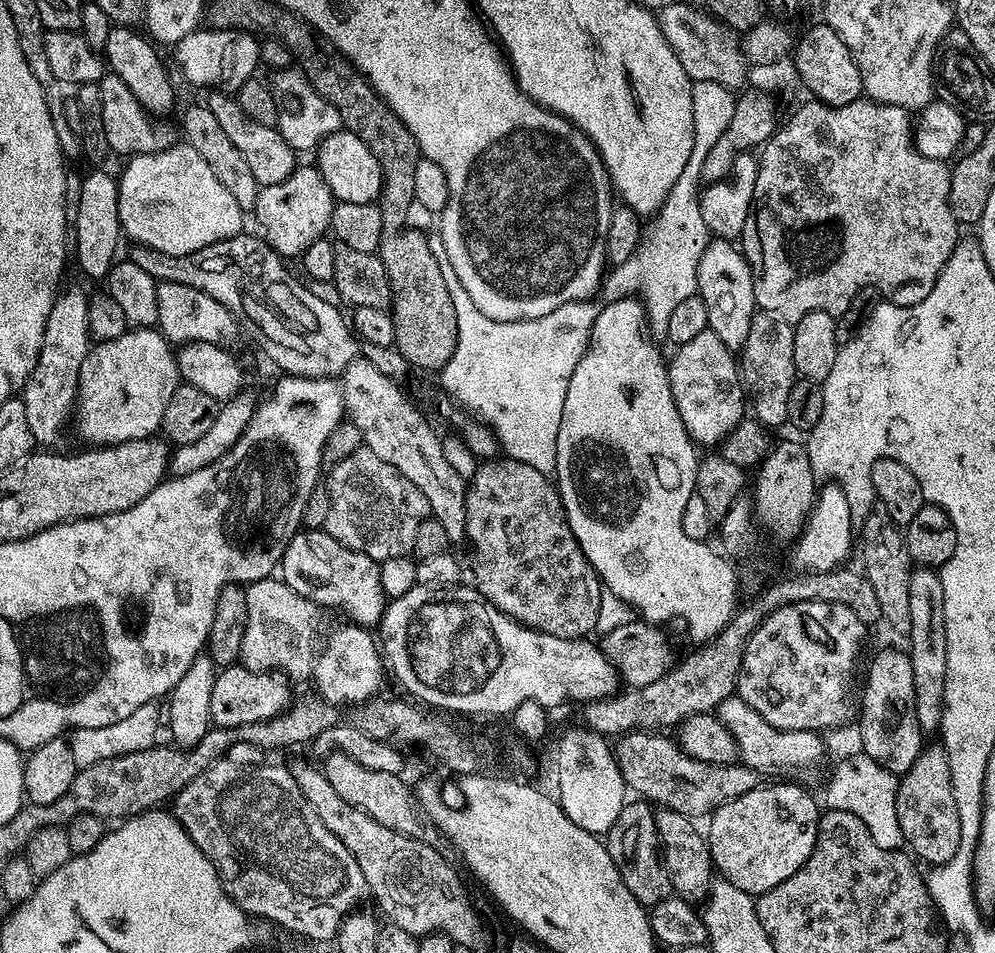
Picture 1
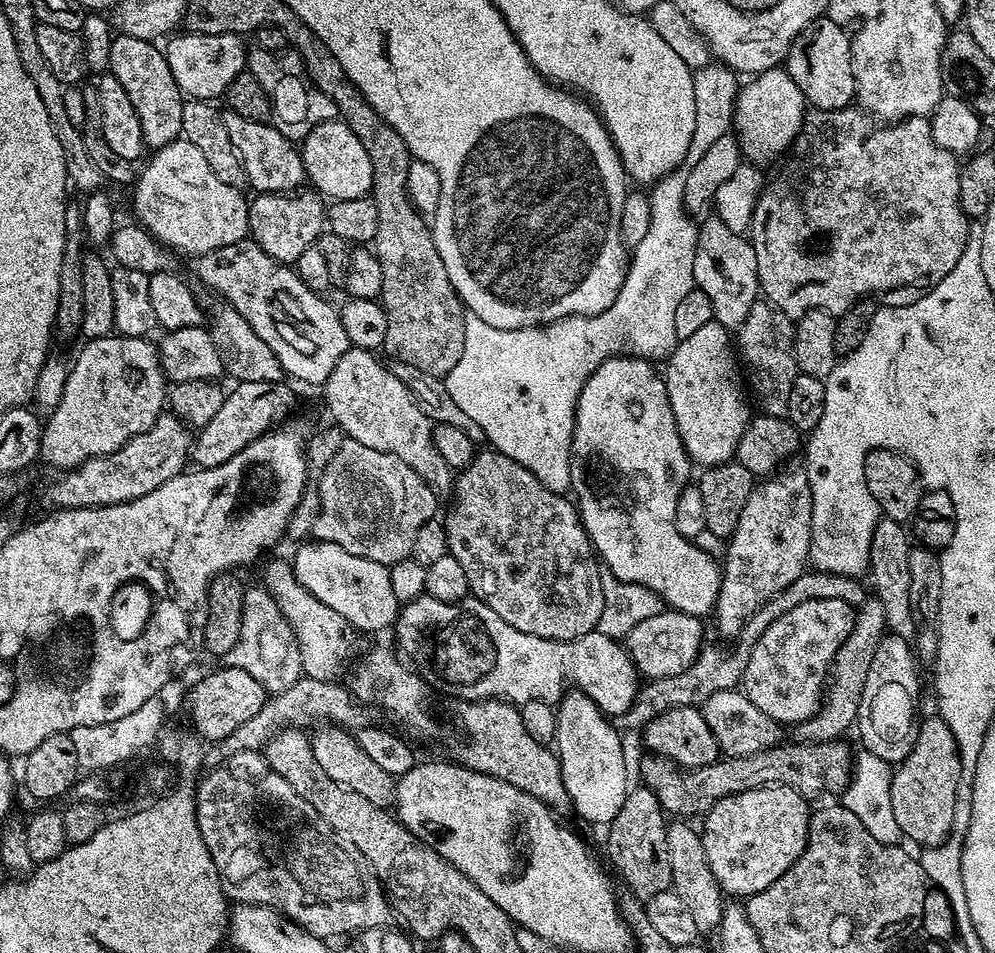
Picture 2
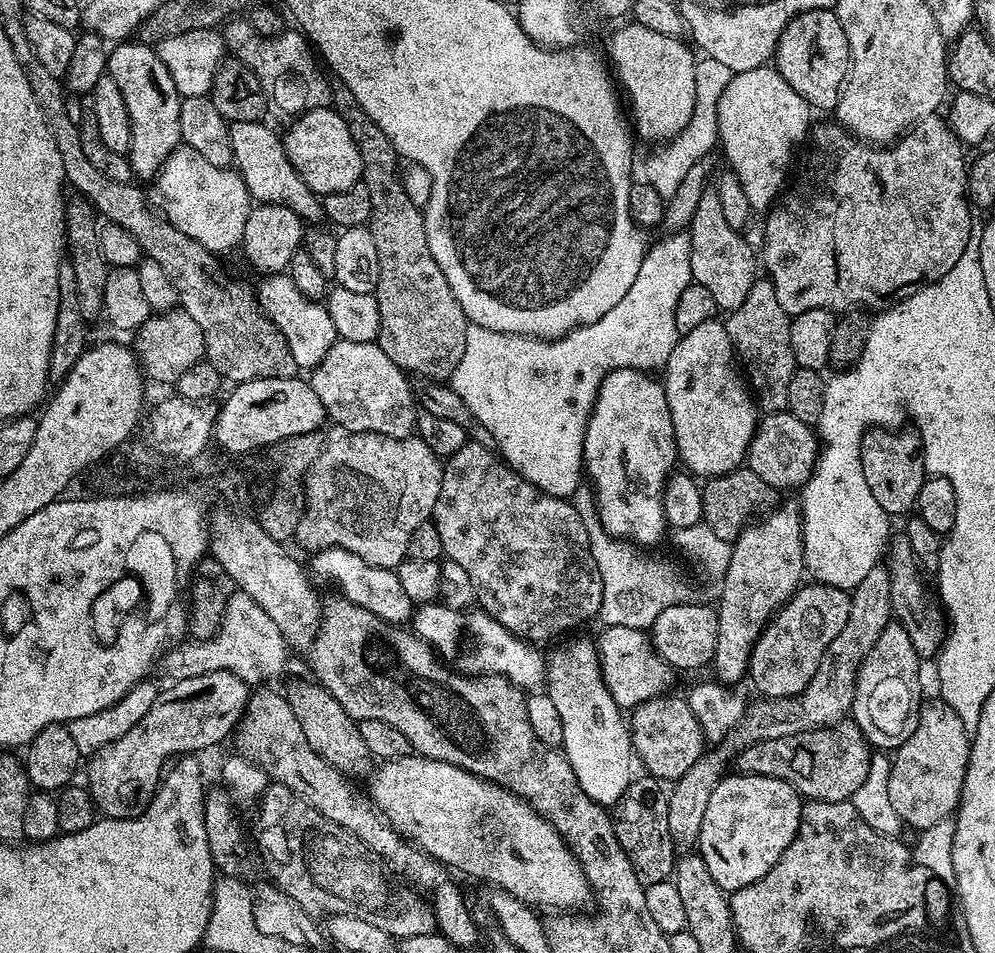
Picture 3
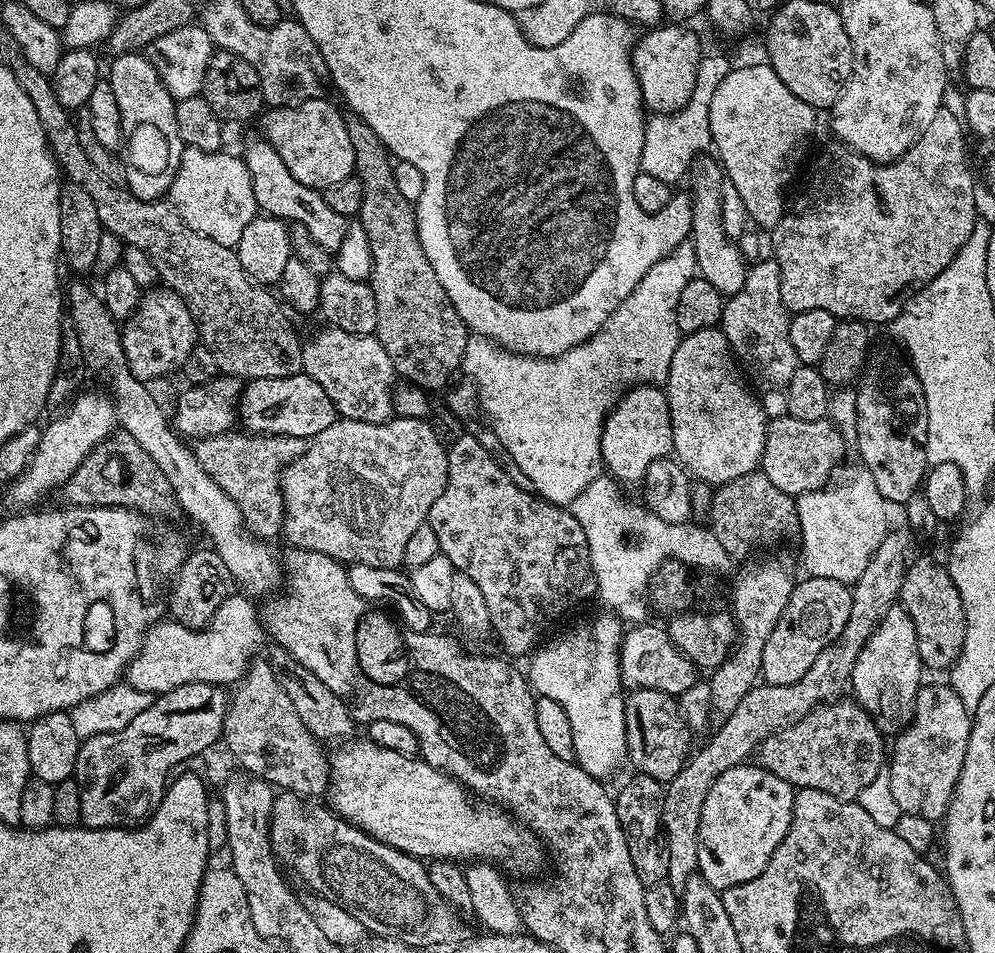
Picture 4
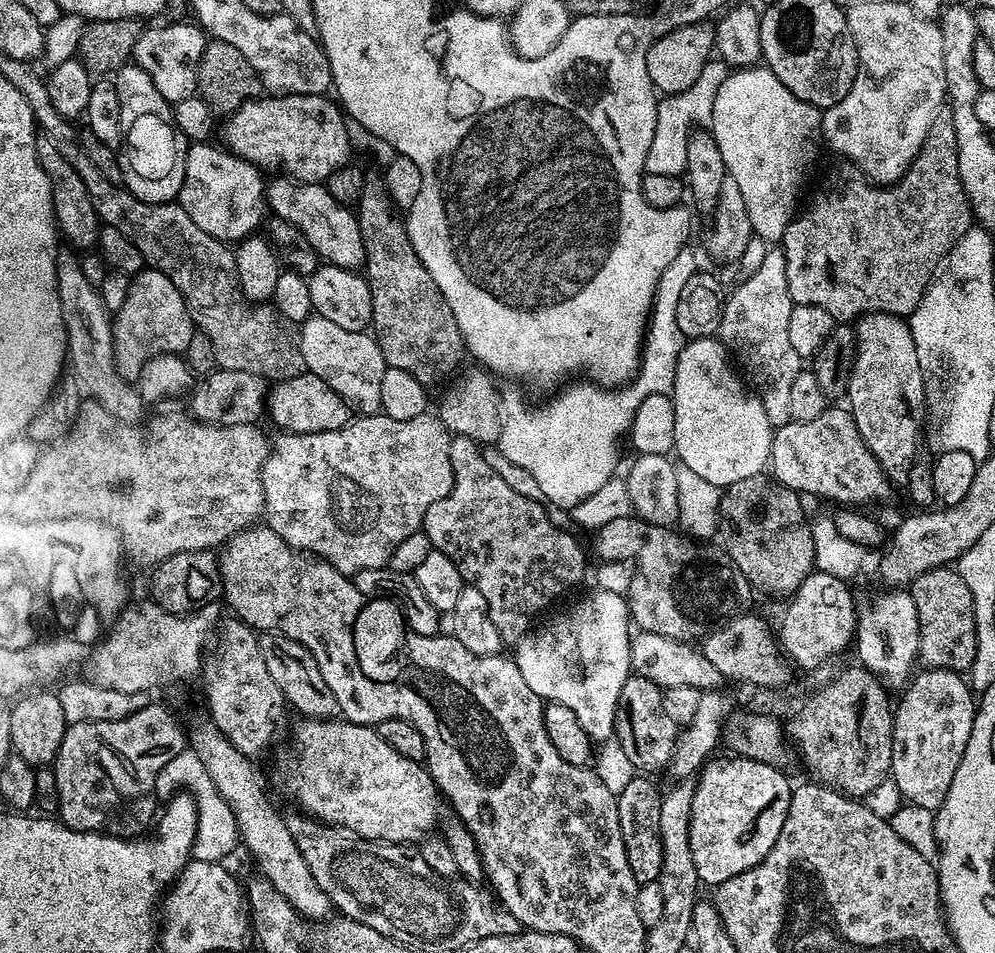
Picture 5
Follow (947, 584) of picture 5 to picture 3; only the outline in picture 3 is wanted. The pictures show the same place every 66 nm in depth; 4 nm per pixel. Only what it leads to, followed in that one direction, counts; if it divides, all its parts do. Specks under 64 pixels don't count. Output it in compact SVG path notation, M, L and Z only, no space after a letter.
M897 534L888 544L888 560L886 567L889 572L889 592L892 603L892 615L910 634L910 642L914 642L914 650L922 658L932 658L939 653L944 645L946 635L946 617L941 605L935 599L928 597L924 589L925 573L922 571L915 558L912 557L910 542L907 536Z

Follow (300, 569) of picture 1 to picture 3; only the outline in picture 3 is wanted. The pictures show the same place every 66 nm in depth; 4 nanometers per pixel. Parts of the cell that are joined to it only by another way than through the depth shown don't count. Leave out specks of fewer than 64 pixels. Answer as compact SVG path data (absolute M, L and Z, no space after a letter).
M321 548L315 553L311 571L332 580L339 595L351 604L357 604L362 610L368 610L379 620L386 621L393 626L404 626L409 623L414 612L414 605L410 598L406 598L406 590L402 590L402 582L398 582L395 571L390 568L370 566L358 558L358 554L350 554L341 548Z

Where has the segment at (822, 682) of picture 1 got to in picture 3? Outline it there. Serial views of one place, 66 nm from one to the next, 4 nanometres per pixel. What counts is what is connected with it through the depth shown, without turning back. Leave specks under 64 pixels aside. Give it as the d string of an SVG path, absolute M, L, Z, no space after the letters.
M808 582L797 588L791 600L776 612L753 646L748 676L761 697L787 701L792 692L792 676L804 678L815 671L823 652L846 625L847 615L850 614L849 597L845 589L819 582Z

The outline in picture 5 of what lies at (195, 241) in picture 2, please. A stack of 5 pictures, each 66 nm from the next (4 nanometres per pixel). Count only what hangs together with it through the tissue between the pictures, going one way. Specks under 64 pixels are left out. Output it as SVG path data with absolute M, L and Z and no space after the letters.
M207 142L193 143L188 149L182 203L190 210L190 214L194 214L194 218L198 218L198 222L202 222L202 226L208 228L209 232L213 234L240 232L243 228L251 229L252 223L259 218L261 212L265 211L264 184L266 184L266 177L254 166L228 156L225 152L220 152Z

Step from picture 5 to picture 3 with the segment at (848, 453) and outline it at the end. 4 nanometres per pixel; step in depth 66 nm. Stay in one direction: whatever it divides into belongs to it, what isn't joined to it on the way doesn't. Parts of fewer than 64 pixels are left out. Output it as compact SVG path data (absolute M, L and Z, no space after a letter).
M790 411L770 412L759 417L756 433L748 446L746 467L773 490L799 489L812 476L820 456L818 432L813 425L798 422Z

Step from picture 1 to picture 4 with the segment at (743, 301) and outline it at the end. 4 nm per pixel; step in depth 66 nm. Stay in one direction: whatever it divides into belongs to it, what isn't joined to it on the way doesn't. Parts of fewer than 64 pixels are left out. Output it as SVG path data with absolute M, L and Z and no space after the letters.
M701 154L696 157L690 173L691 180L690 195L694 218L690 242L694 246L698 276L699 279L710 282L714 290L727 298L738 294L738 290L742 290L746 282L749 265L744 264L744 257L748 262L754 262L761 257L760 234L754 230L746 230L737 241L731 240L726 234L726 228L722 226L722 186L726 183L726 177L724 167L715 155Z

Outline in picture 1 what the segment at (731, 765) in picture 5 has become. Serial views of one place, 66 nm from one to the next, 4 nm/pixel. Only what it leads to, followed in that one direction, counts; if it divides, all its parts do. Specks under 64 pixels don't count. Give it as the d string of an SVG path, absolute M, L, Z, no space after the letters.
M765 783L763 786L758 786L738 798L734 798L734 802L726 802L711 813L710 819L707 821L707 823L709 822L708 832L706 828L708 852L712 856L715 871L723 879L734 882L734 886L738 886L738 890L746 890L753 894L768 892L774 886L786 882L786 878L790 878L790 874L803 868L806 858L810 858L810 854L814 850L822 815L821 809L816 809L818 800L815 800L804 789L807 787L801 786L799 783L780 783L784 784L766 785L767 783Z

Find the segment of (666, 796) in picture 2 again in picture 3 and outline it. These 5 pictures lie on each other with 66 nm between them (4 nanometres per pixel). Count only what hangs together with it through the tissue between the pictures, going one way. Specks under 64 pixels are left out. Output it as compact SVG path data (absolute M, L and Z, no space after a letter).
M845 718L829 728L798 730L777 740L753 740L737 752L734 768L740 774L758 774L785 780L801 797L826 802L851 801L855 791L866 781L873 749L856 721Z

